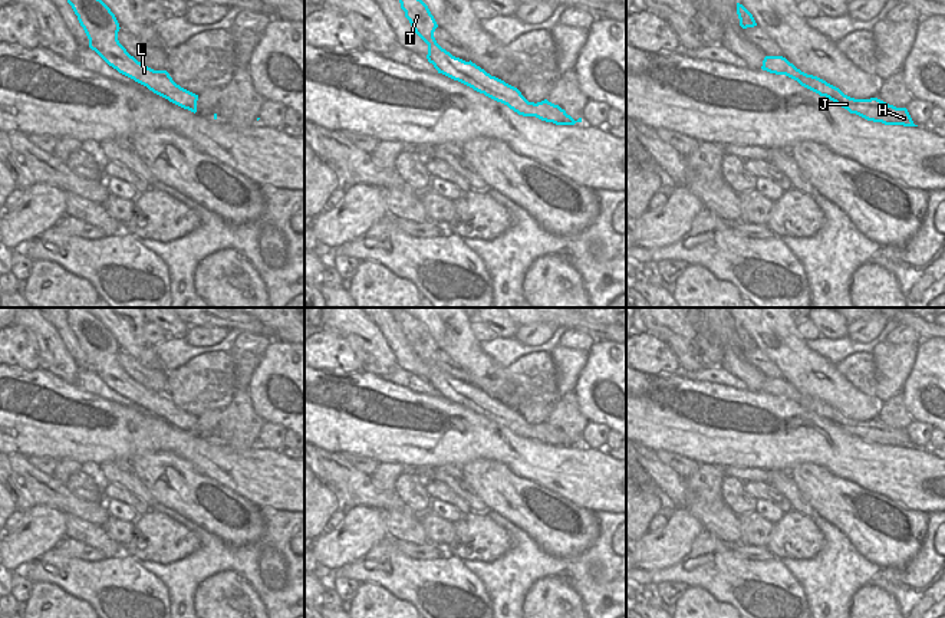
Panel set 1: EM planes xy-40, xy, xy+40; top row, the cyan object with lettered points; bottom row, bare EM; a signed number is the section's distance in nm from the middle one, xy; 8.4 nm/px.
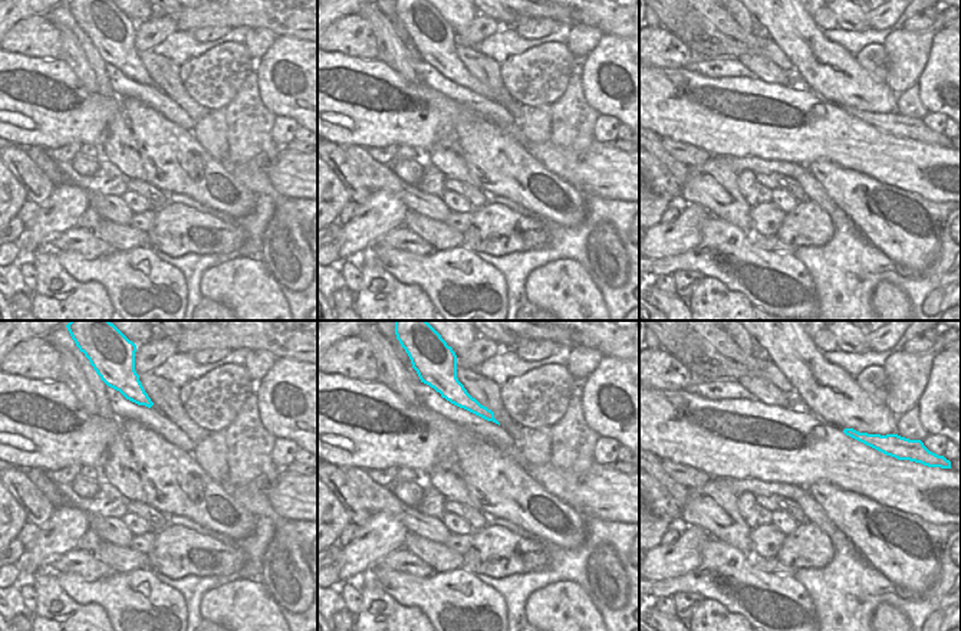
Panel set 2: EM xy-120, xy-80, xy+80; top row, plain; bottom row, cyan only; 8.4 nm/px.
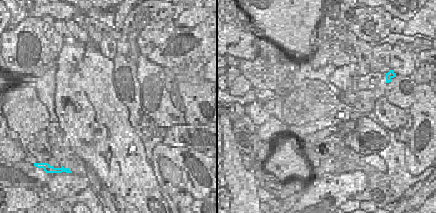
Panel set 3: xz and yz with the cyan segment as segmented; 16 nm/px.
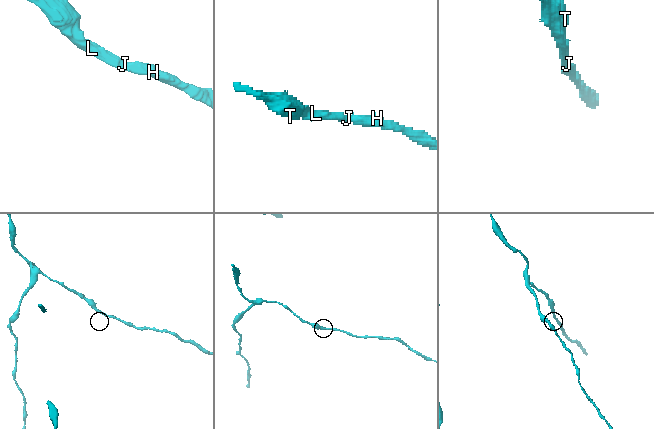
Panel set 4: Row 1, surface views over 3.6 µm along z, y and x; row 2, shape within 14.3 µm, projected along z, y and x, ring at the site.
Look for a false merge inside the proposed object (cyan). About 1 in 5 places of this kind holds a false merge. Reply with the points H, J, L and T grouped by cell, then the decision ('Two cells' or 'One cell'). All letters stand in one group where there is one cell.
Groups: H J L T. One cell.

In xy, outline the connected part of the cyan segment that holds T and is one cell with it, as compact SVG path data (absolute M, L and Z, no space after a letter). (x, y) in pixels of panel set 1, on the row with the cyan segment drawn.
M399 0L399 3L415 33L428 45L427 59L434 65L438 73L507 105L518 115L536 116L556 125L574 125L576 122L582 122L582 118L574 121L564 109L547 99L537 103L529 102L517 88L491 76L471 60L465 62L452 56L442 49L434 37L438 24L428 6L422 0Z

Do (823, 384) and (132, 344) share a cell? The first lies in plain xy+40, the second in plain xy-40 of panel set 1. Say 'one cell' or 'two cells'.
one cell

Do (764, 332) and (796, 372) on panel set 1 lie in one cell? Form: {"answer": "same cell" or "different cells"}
{"answer": "same cell"}

